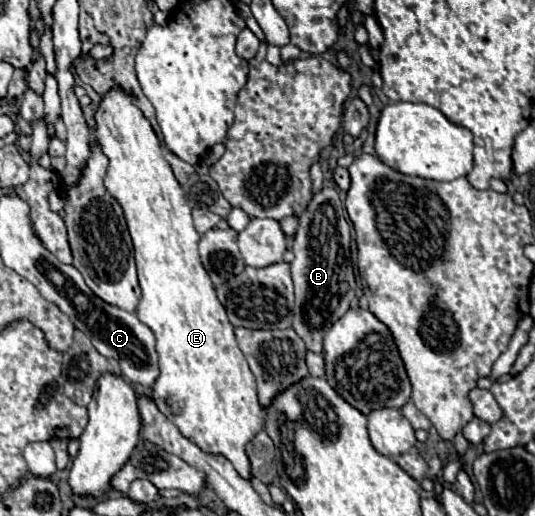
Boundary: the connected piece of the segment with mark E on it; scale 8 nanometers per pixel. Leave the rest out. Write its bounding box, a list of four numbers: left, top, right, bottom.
[94,87,264,479]

